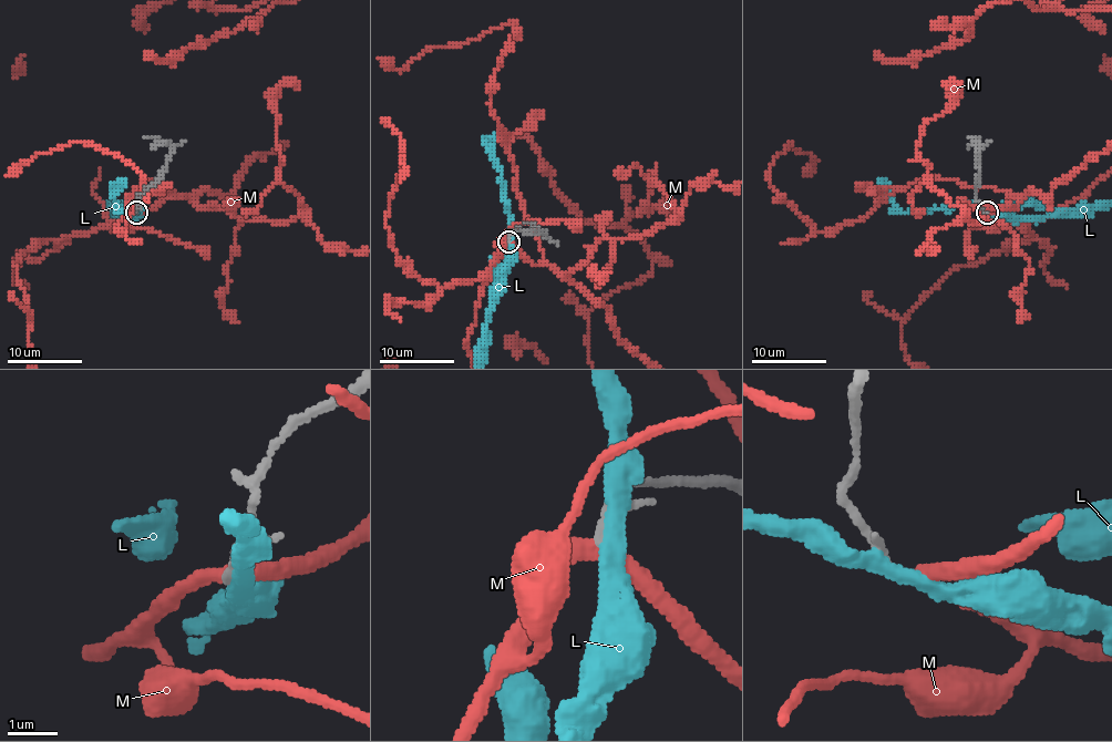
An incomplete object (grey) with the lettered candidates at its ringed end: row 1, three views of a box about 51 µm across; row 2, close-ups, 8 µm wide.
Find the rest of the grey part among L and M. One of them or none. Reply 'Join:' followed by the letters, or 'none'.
Join: none

